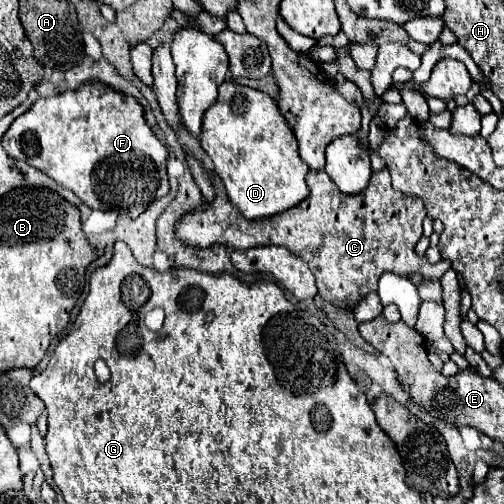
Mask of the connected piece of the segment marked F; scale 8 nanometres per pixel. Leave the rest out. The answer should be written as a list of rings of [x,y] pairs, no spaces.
[[[94,80],[94,82],[86,82],[82,84],[78,90],[68,90],[68,92],[62,92],[58,96],[52,96],[52,98],[38,98],[32,108],[28,112],[24,112],[22,116],[18,116],[14,120],[14,124],[8,128],[8,132],[4,134],[2,138],[2,146],[4,150],[14,156],[16,160],[24,160],[28,162],[30,166],[38,168],[40,172],[48,174],[50,178],[54,178],[58,184],[70,188],[74,194],[78,194],[82,198],[82,202],[90,208],[98,208],[98,210],[116,210],[116,212],[128,212],[132,210],[132,216],[140,216],[154,200],[162,198],[168,194],[170,190],[170,184],[168,184],[168,176],[166,176],[166,158],[168,158],[168,150],[166,146],[154,136],[154,132],[150,130],[150,126],[146,124],[146,118],[144,118],[144,106],[134,98],[134,96],[128,96],[128,94],[122,94],[110,86],[106,86],[104,82],[100,80]]]

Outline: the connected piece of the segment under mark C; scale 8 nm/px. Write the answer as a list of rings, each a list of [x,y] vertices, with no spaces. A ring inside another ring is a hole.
[[[324,170],[312,172],[312,192],[300,206],[254,222],[244,220],[240,210],[230,204],[216,174],[212,174],[212,180],[216,200],[178,222],[176,234],[180,240],[196,248],[208,248],[212,244],[224,244],[234,250],[284,246],[310,266],[316,276],[320,296],[334,306],[354,308],[364,296],[376,292],[378,278],[384,272],[400,276],[422,274],[426,278],[440,280],[440,276],[452,268],[450,262],[430,264],[426,256],[418,256],[414,252],[422,238],[422,220],[426,216],[424,202],[416,196],[396,192],[386,170],[374,172],[368,188],[354,196],[342,194]]]

